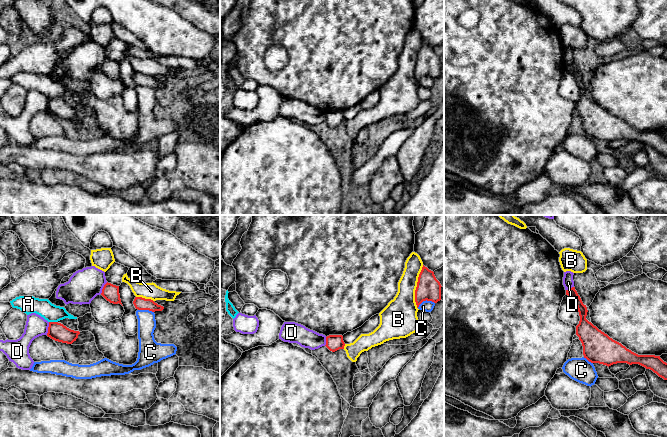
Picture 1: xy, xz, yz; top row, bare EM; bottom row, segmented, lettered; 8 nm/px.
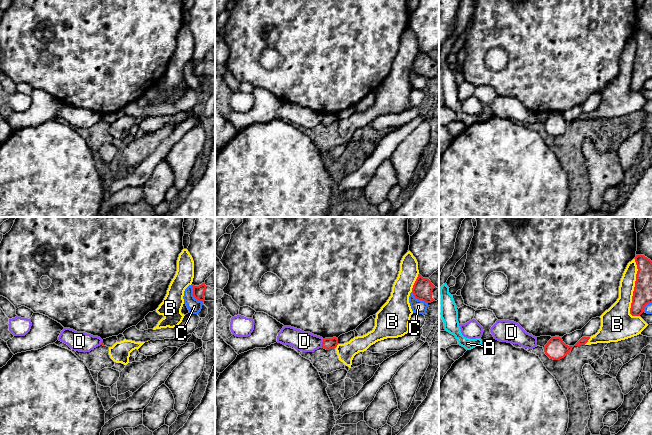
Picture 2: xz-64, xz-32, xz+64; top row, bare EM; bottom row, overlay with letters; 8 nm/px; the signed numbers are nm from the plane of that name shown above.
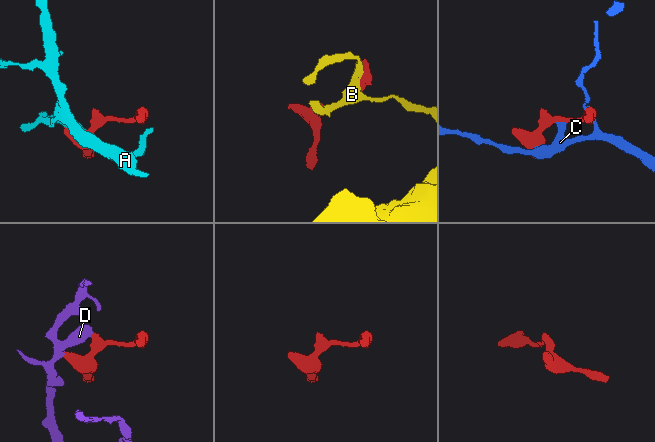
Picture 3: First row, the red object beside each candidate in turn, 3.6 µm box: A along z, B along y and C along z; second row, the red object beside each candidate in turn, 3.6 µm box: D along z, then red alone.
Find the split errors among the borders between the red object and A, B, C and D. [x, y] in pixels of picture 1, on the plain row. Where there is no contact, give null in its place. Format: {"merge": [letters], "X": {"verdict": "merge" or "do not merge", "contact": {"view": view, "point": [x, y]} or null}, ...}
{"merge": [], "A": {"verdict": "do not merge", "contact": {"view": "xy", "point": [53, 98]}}, "B": {"verdict": "do not merge", "contact": {"view": "xz", "point": [416, 63]}}, "C": {"verdict": "do not merge", "contact": {"view": "xz", "point": [425, 76]}}, "D": {"verdict": "do not merge", "contact": {"view": "xy", "point": [48, 104]}}}

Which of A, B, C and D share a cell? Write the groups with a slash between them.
A / B / C / D

